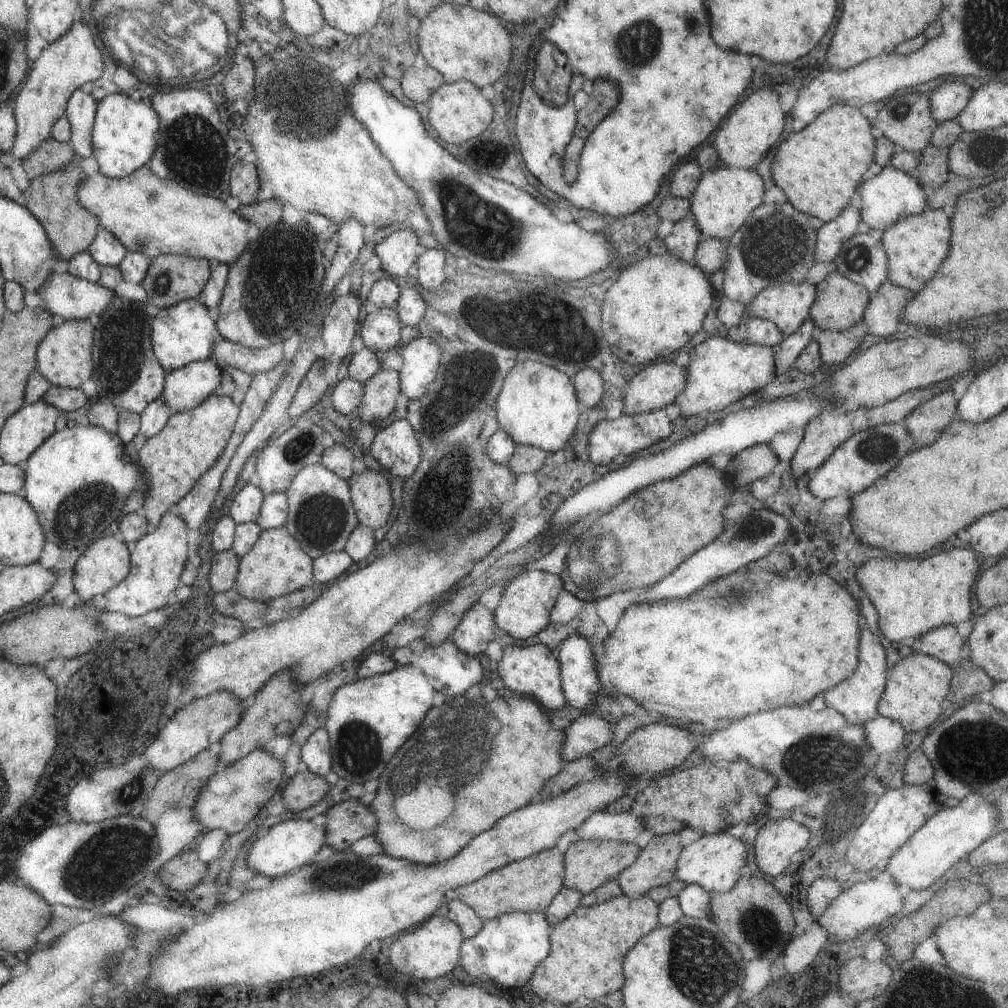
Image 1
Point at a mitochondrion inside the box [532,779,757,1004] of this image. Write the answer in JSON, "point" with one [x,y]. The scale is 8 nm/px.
{"point":[700,966]}

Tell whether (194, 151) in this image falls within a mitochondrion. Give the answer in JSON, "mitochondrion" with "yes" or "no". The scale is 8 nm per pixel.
{"mitochondrion":"yes"}

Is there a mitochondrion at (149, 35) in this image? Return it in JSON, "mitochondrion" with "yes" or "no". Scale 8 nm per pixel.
{"mitochondrion":"yes"}

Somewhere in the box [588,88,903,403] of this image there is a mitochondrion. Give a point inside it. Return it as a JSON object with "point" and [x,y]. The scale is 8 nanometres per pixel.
{"point":[773,245]}

